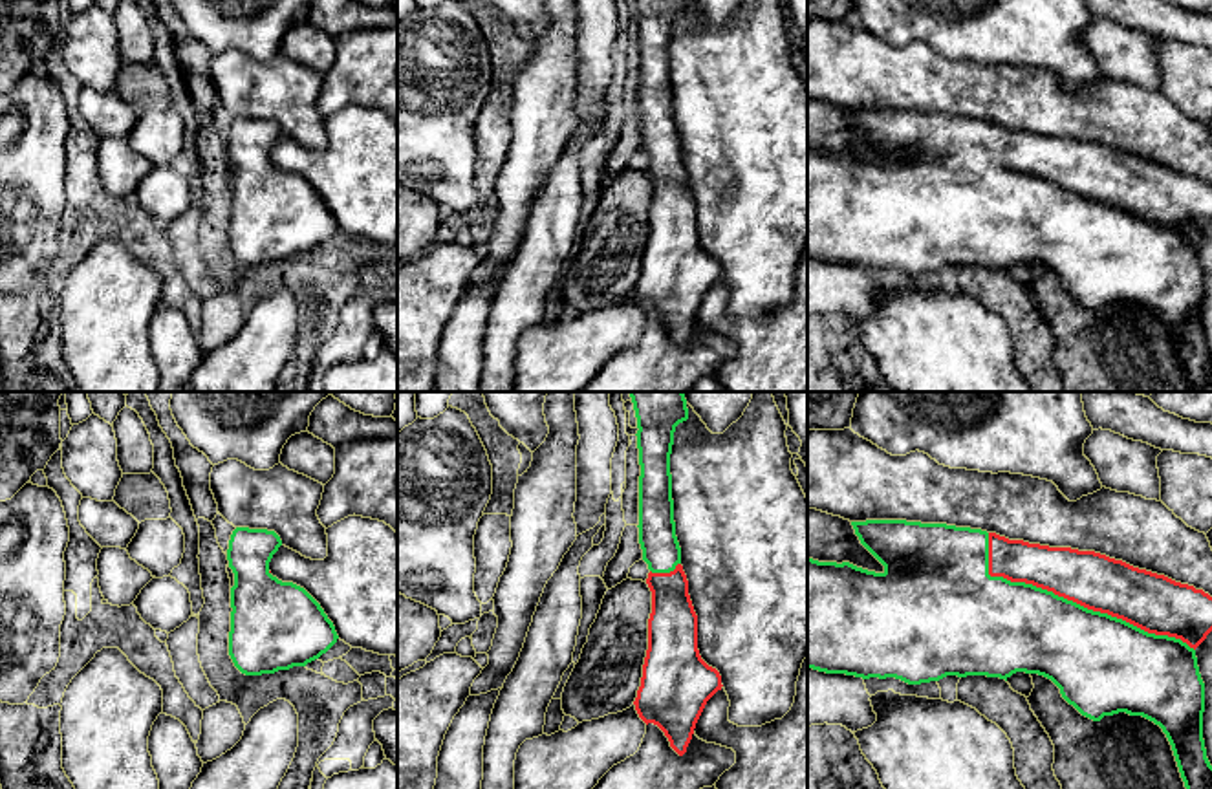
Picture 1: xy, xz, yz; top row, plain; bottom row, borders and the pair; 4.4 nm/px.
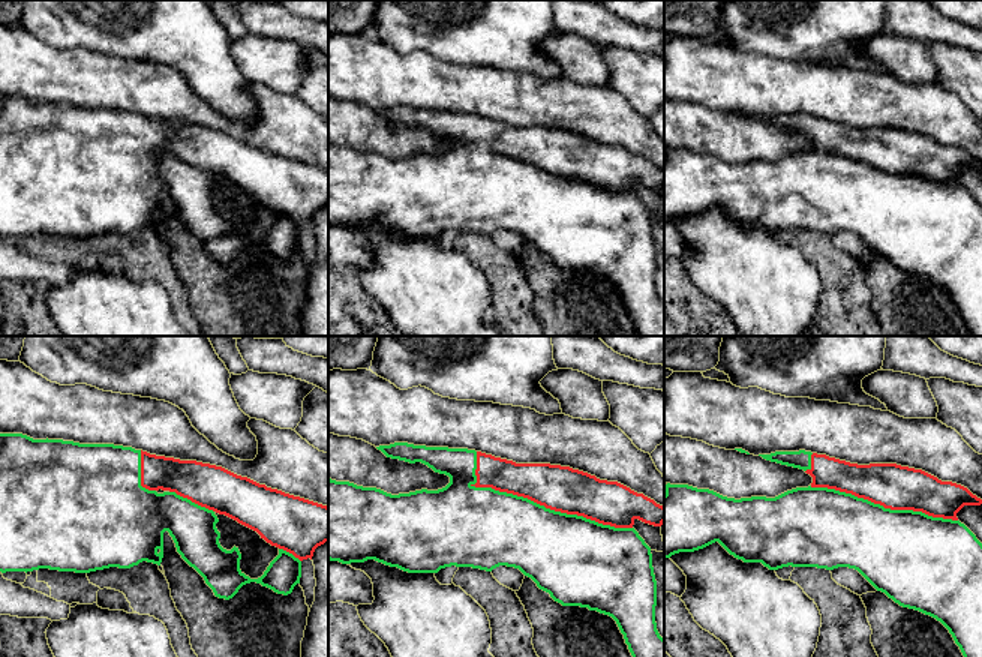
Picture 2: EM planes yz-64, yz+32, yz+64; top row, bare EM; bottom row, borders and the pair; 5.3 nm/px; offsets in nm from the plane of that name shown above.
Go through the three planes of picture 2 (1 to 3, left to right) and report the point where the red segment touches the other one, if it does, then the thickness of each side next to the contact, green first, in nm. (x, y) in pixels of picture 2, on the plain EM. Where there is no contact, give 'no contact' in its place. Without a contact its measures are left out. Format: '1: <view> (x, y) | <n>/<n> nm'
1: yz-64 (140, 138) | 480/190 nm
2: yz+32 (535, 167) | 400/240 nm
3: yz+64 (882, 170) | 440/240 nm

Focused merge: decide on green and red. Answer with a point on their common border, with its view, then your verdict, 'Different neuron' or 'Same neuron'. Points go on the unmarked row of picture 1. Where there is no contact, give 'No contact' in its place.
Touches green at yz (1071, 191). Same neuron

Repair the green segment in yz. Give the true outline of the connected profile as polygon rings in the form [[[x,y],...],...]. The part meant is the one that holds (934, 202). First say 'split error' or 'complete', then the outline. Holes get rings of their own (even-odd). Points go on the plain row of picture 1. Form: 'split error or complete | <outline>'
split error | [[[866,110],[851,112],[851,115],[860,134],[884,156],[884,161],[875,163],[857,157],[849,152],[837,154],[807,148],[807,258],[826,264],[855,265],[862,269],[895,267],[908,275],[939,271],[947,265],[987,265],[1007,271],[1016,262],[1038,264],[1051,269],[1060,278],[1062,287],[1082,306],[1093,311],[1100,311],[1104,306],[1126,302],[1130,306],[1142,306],[1159,315],[1172,335],[1190,390],[1212,392],[1212,355],[1207,348],[1203,330],[1205,273],[1201,269],[1196,247],[1196,238],[1212,222],[1212,187],[1208,183],[1095,141],[1049,137],[1023,130],[1009,130],[981,119],[906,110]]]

